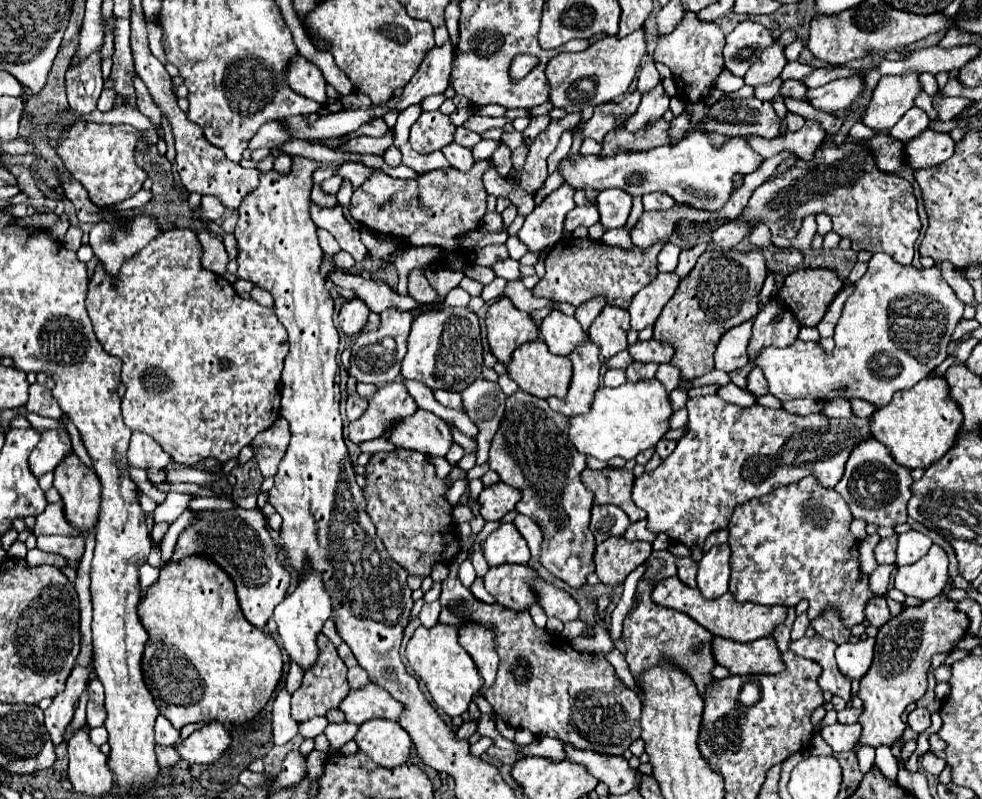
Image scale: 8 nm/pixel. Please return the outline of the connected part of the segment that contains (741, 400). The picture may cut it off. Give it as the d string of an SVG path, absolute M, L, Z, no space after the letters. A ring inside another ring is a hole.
M734 383L720 387L720 389L718 389L718 395L720 395L724 401L728 401L728 403L732 403L732 405L738 405L738 407L750 407L750 405L756 403L756 395L750 395L750 391L740 389L740 387L734 385Z

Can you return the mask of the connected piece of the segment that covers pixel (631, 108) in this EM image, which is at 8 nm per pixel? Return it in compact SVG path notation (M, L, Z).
M638 89L630 91L622 101L614 101L614 103L606 103L606 105L598 105L594 109L594 115L590 121L586 121L582 125L582 133L584 137L590 137L594 141L602 141L602 137L624 125L622 117L632 117L640 105L640 97L642 93Z

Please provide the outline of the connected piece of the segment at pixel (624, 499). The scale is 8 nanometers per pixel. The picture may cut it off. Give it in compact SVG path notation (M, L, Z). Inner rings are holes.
M584 469L582 471L582 483L594 493L594 503L598 505L616 505L620 507L624 513L628 513L630 521L640 521L646 519L646 511L642 511L640 507L636 507L636 503L632 501L632 481L634 475L628 469Z

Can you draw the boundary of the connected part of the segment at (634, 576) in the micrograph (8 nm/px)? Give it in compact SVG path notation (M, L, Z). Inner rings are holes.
M642 563L640 567L637 567L632 571L623 584L622 597L611 614L611 627L609 634L614 641L622 638L623 621L632 609L636 585L642 575L644 575L644 571L646 571L646 563Z

